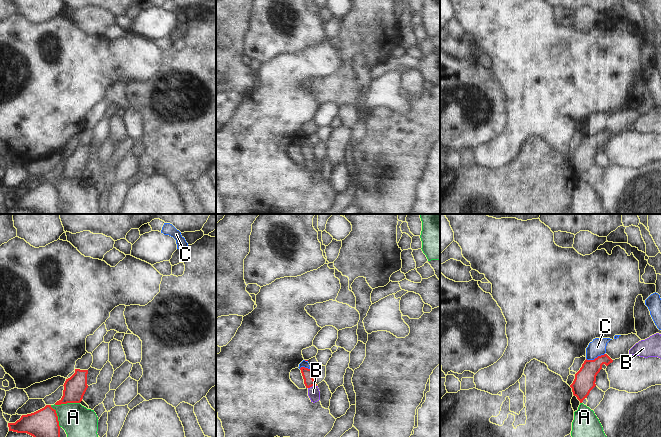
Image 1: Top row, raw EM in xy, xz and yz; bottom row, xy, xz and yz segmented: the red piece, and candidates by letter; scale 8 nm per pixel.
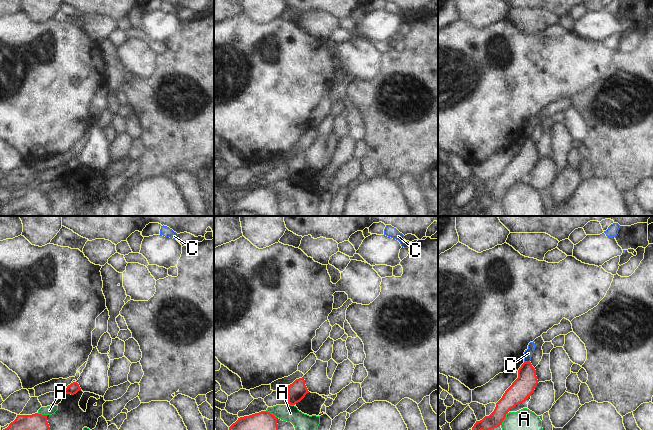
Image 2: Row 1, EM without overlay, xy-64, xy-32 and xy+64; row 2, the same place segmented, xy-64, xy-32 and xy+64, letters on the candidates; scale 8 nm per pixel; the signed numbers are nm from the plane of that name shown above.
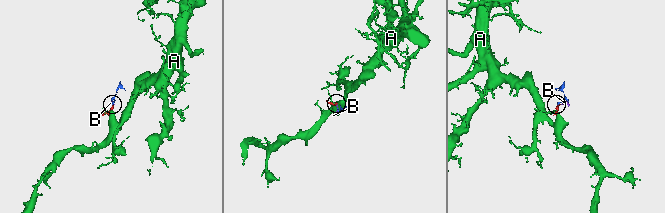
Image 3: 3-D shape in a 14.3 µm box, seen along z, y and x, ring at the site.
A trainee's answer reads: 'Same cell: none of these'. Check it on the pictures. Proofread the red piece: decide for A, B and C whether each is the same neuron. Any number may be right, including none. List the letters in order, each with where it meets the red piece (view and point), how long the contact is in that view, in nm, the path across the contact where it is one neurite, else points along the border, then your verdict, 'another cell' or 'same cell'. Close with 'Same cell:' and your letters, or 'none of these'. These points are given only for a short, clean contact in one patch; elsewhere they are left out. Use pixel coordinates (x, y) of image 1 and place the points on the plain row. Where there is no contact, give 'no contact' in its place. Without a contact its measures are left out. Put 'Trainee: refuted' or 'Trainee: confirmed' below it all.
A: meets red in xy at (66, 179); contact 200 nm long; border along xy (79, 178), (54, 180); another cell
B: meets red in xz at (312, 161); contact 80 nm long; runs through xz (306, 149), (308, 157), (312, 161), (313, 168); same cell
C: meets red in yz at (595, 134); contact 160 nm long; border along yz (604, 129), (593, 135), (586, 135); another cell
Same cell: B
Trainee: refuted

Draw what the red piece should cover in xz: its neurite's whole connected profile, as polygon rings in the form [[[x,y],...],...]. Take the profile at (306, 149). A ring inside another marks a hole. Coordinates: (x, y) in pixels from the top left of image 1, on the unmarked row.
[[[301,143],[300,146],[302,149],[303,155],[304,155],[304,160],[305,160],[306,164],[308,165],[308,172],[309,172],[311,178],[315,179],[315,178],[319,177],[320,176],[320,167],[312,153],[312,146],[305,144],[305,143]]]

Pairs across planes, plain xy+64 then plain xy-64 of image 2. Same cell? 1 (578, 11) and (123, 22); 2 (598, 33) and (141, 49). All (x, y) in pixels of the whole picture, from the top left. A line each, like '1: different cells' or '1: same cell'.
1: different cells
2: different cells

